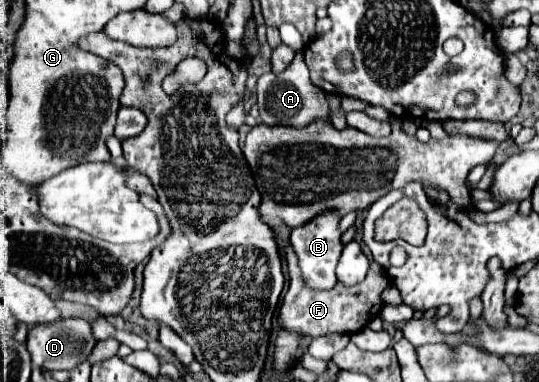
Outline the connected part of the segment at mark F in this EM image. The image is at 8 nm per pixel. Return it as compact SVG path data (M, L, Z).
M291 246L287 248L287 264L289 264L291 280L289 280L289 290L281 304L279 320L289 330L299 330L303 336L313 336L313 338L333 334L333 332L355 334L361 328L365 328L367 322L373 320L383 306L381 292L389 284L389 280L377 262L371 262L371 270L363 282L355 286L337 284L333 290L309 290L307 286L303 286L299 266L297 266L297 256Z

